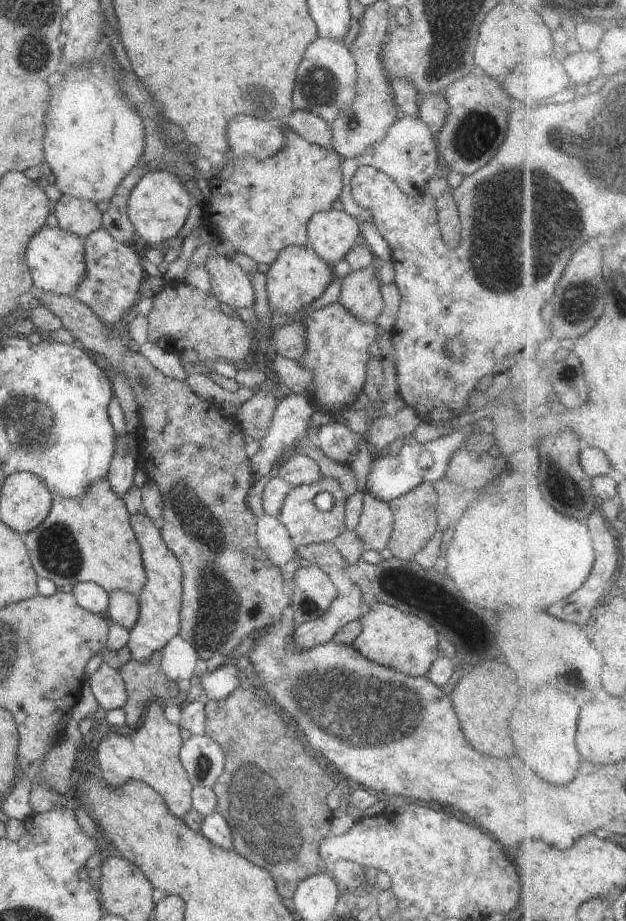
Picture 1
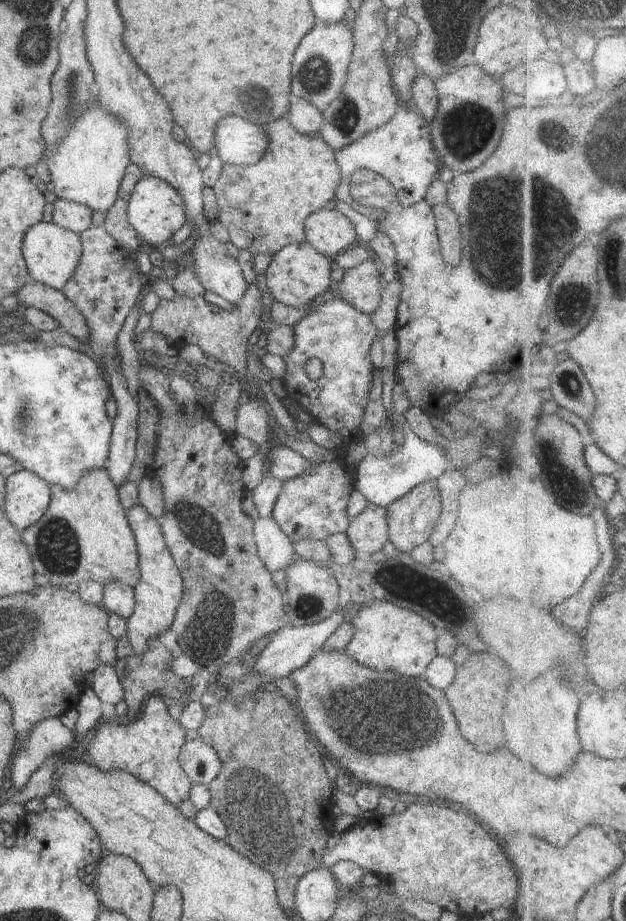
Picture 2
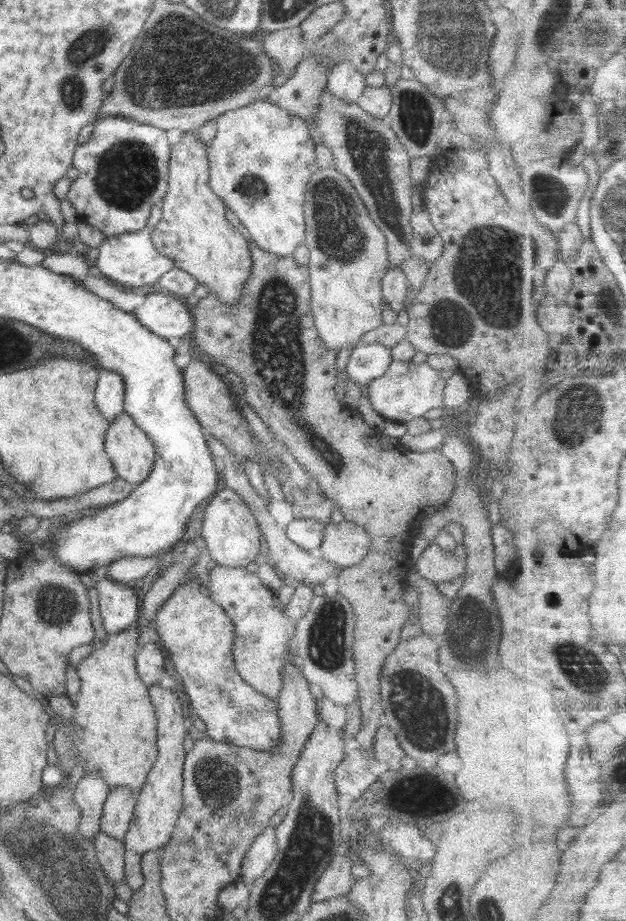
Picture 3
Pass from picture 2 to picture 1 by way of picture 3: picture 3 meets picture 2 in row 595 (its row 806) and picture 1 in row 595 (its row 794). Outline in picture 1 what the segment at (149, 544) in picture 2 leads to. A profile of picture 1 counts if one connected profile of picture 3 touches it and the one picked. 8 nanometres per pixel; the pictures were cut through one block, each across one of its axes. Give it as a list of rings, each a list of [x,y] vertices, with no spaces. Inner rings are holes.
[[[143,511],[131,515],[131,527],[141,546],[143,567],[147,581],[139,592],[138,618],[129,630],[127,647],[131,658],[145,663],[153,652],[161,651],[171,638],[179,634],[180,609],[183,595],[183,570],[179,560],[162,540],[161,530]]]

